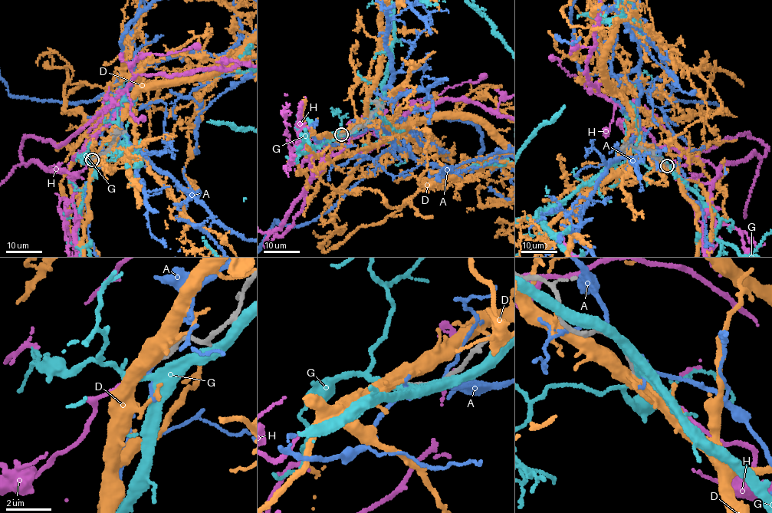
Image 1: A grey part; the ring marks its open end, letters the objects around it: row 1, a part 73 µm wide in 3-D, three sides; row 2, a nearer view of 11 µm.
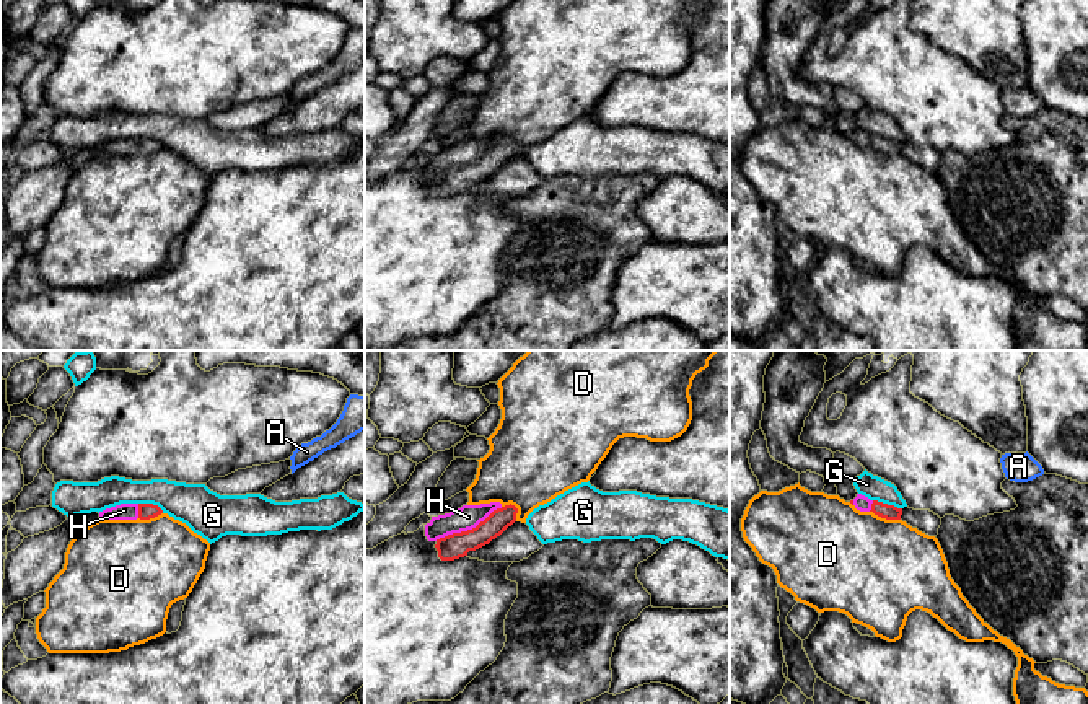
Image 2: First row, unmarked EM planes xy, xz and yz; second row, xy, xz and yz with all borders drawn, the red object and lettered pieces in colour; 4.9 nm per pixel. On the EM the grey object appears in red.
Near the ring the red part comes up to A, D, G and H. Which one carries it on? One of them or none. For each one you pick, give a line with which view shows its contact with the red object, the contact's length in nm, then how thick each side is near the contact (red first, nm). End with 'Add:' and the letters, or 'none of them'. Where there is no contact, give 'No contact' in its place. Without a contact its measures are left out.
H: Touches red in xz. Shared border 380 nm. Thickness 130 nm (red) against 120 nm
Add: H

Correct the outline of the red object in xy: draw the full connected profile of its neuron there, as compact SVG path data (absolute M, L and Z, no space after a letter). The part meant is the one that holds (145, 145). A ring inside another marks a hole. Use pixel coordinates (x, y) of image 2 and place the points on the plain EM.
M121 139L99 147L98 155L150 155L161 148L163 145L153 139Z

